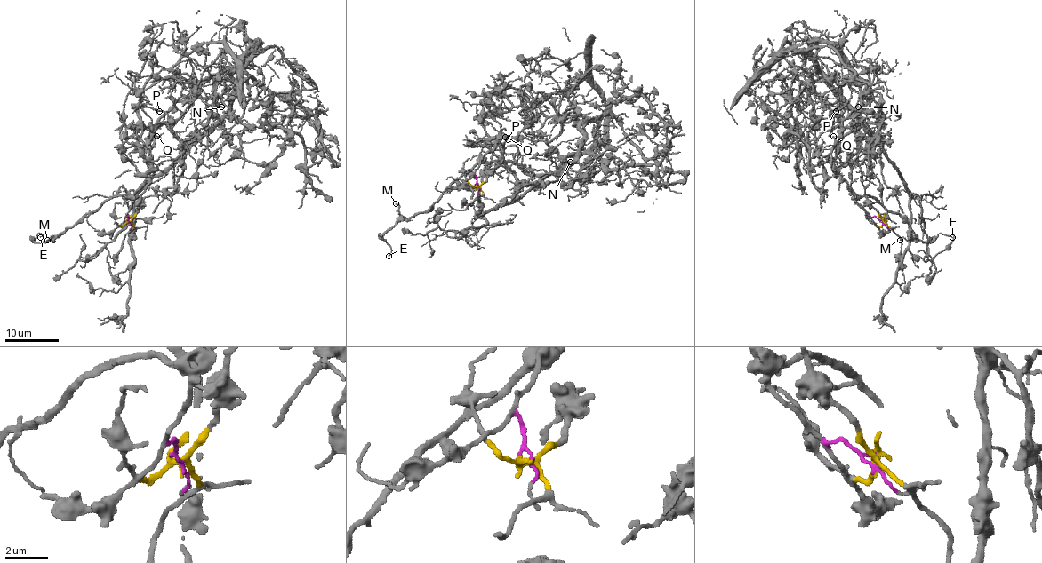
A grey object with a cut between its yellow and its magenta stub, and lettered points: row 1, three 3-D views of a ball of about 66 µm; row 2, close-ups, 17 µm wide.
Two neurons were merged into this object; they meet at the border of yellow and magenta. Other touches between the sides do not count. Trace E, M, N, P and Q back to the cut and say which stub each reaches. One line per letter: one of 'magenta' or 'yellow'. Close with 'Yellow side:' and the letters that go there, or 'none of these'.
E: magenta
M: magenta
N: yellow
P: yellow
Q: magenta
Yellow side: N, P

